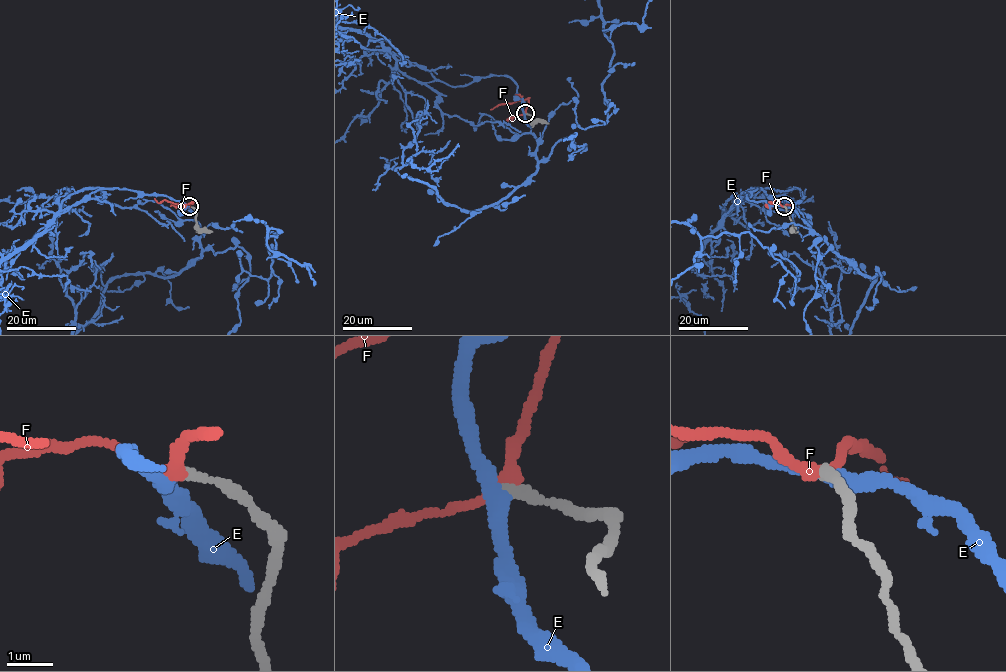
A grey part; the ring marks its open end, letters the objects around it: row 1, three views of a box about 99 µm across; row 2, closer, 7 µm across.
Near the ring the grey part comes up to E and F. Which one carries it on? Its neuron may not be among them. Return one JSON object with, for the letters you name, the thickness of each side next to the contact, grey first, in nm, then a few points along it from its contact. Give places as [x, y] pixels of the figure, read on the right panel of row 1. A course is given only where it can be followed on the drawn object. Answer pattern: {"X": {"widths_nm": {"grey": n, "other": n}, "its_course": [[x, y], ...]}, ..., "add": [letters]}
{"F": {"widths_nm": {"grey": 260, "other": 240}, "its_course": [[784, 207], [770, 202], [773, 204], [775, 200], [778, 202], [781, 198]]}, "add": ["F"]}

